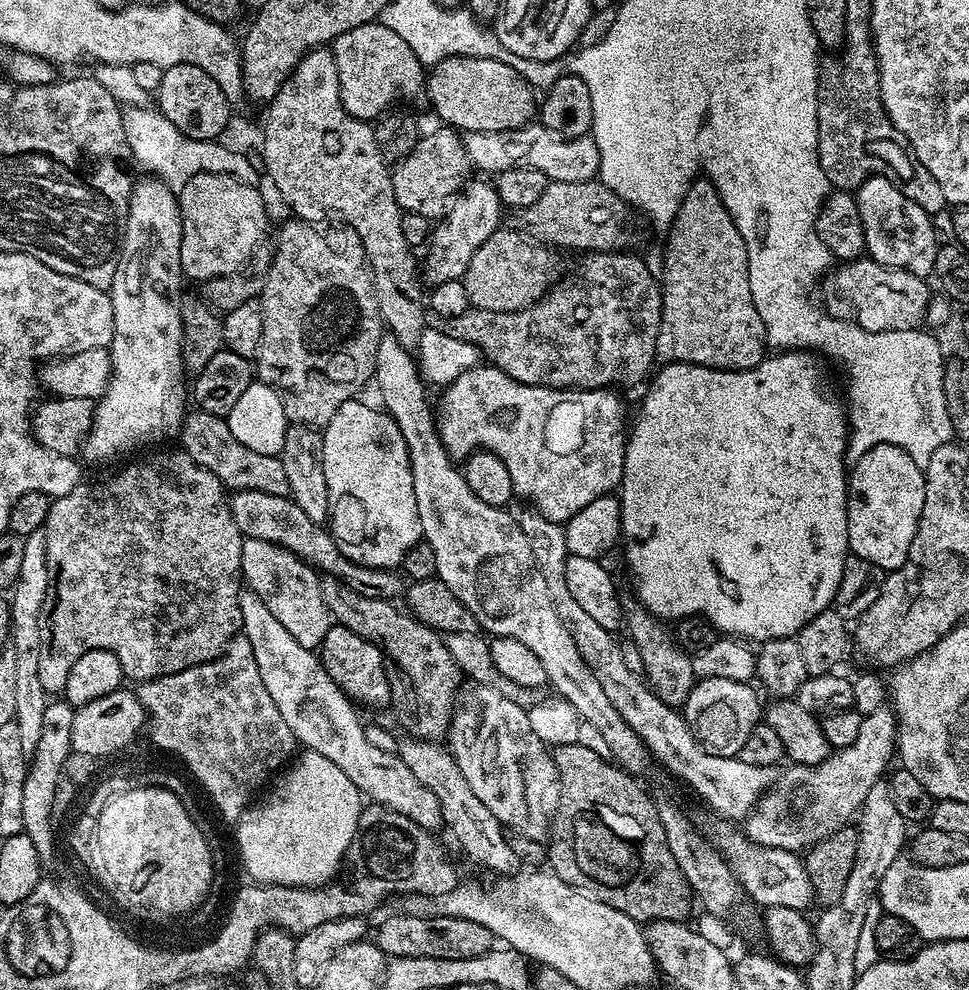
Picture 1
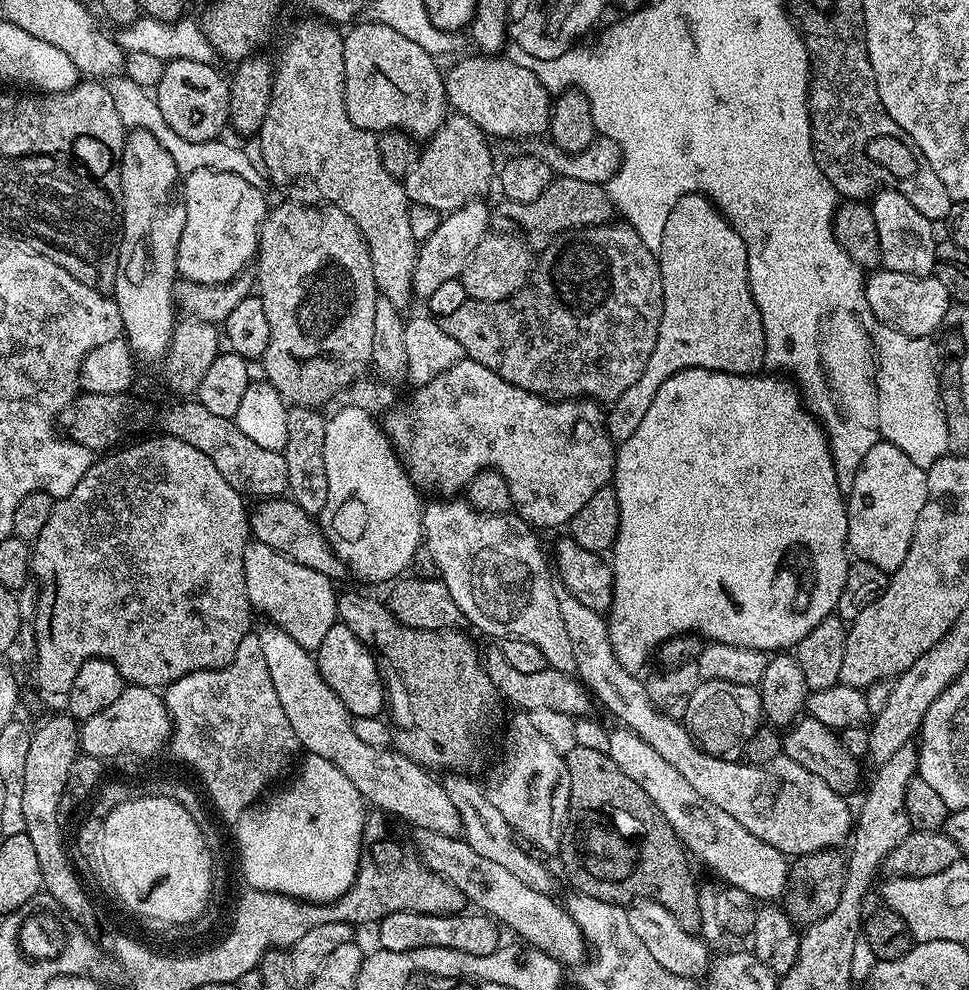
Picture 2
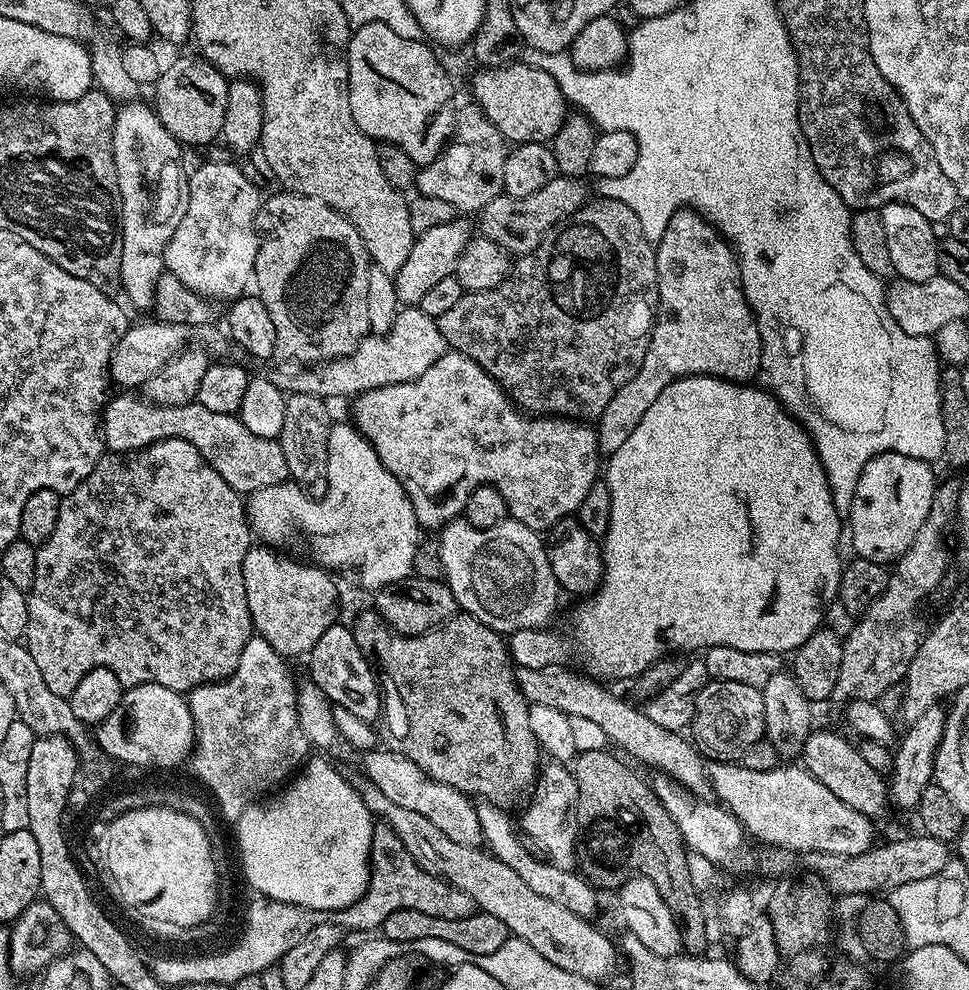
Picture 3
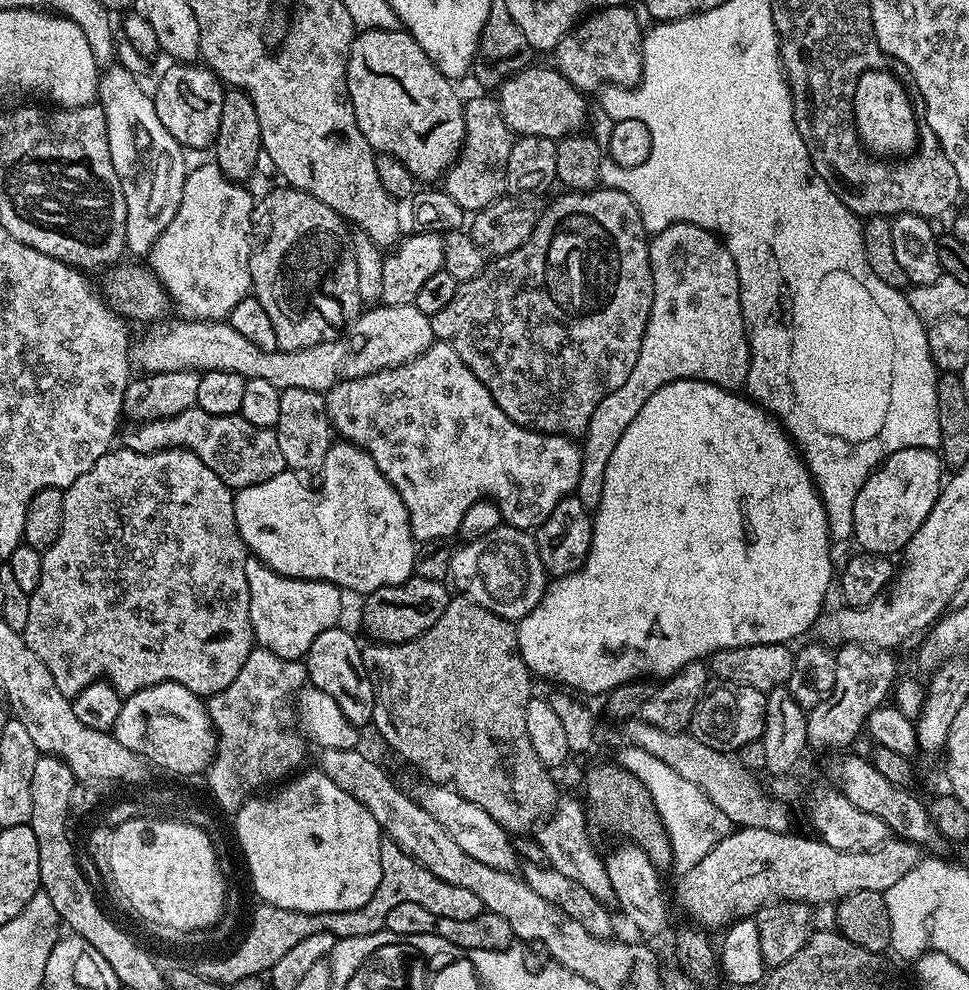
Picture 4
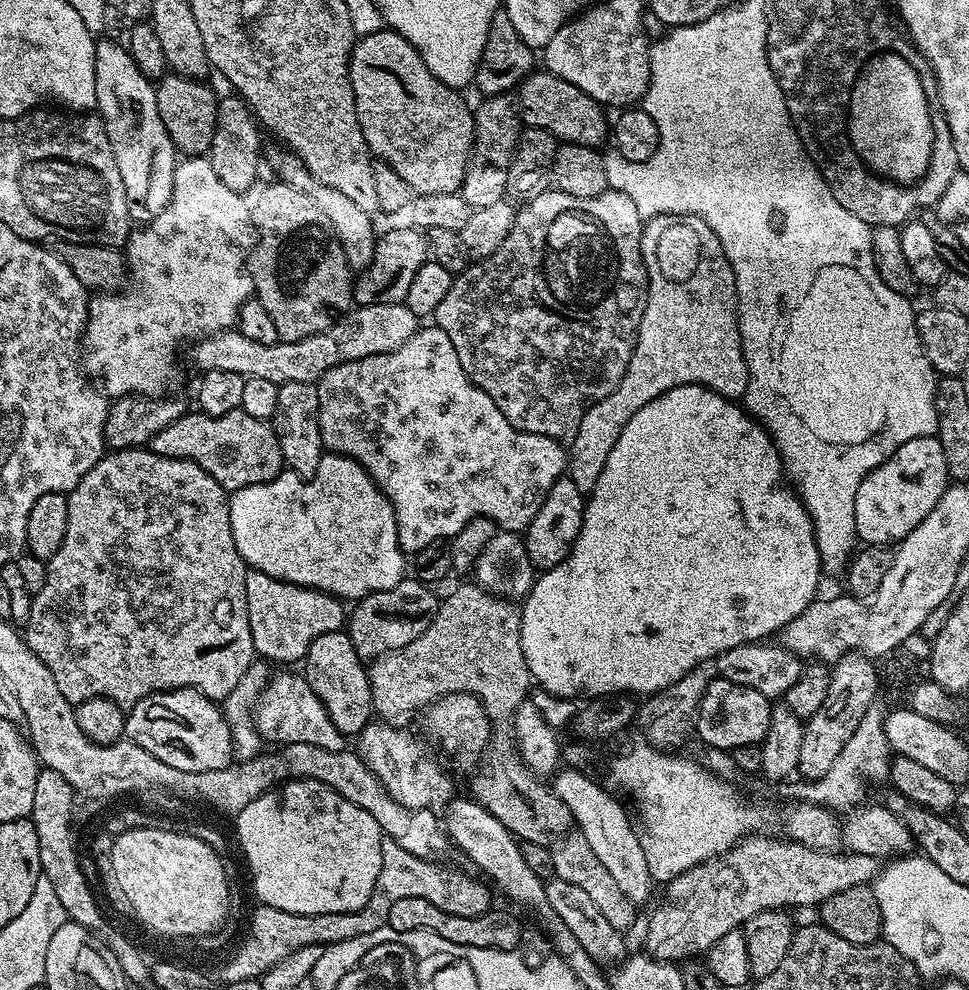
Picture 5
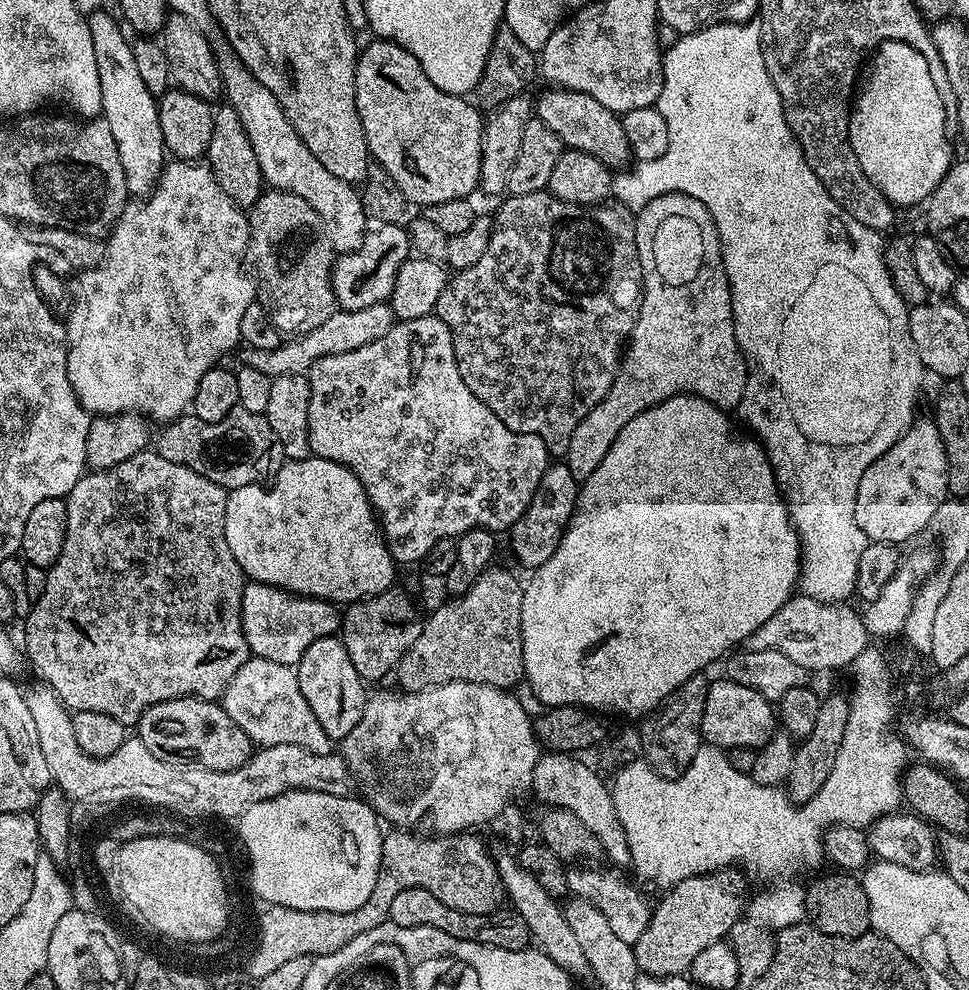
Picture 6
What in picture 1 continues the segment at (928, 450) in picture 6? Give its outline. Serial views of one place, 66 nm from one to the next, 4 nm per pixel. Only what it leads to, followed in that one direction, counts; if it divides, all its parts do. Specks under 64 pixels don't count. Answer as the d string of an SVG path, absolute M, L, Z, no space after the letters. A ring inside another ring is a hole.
M879 444L870 450L866 450L866 454L862 454L851 465L848 472L848 546L851 555L862 558L866 562L874 562L874 566L878 566L886 574L893 572L895 568L900 568L906 562L906 558L910 554L910 542L914 542L914 534L918 530L918 522L922 514L922 506L924 505L924 469L918 467L914 462L914 458L910 458L910 454L906 454L906 450L902 450L893 444Z

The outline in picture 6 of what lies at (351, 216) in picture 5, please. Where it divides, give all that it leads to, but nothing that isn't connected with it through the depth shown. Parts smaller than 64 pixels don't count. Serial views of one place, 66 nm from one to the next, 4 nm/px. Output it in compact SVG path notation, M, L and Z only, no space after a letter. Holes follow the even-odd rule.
M231 50L221 51L218 63L223 95L227 103L238 110L238 118L242 118L246 138L250 138L250 146L254 146L254 158L258 158L265 185L298 194L298 198L306 198L306 202L318 210L318 218L322 218L326 226L333 253L358 250L369 227L367 224L370 224L360 200L360 192L342 178L334 178L334 174L330 174L330 170L326 170L326 166L322 166L322 162L310 154L306 142L302 142L298 130L294 130L278 100L258 82L258 78L254 78L254 74L250 74L250 70L246 70L244 63Z

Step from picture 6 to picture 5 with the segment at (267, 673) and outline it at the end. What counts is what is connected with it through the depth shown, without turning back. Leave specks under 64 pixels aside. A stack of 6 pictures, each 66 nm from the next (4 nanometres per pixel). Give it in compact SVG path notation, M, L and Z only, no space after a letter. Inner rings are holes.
M282 670L269 679L253 711L253 718L259 735L267 743L276 742L278 746L304 744L319 746L324 750L346 750L347 737L331 722L321 700L311 690L309 682L301 673L292 674Z

